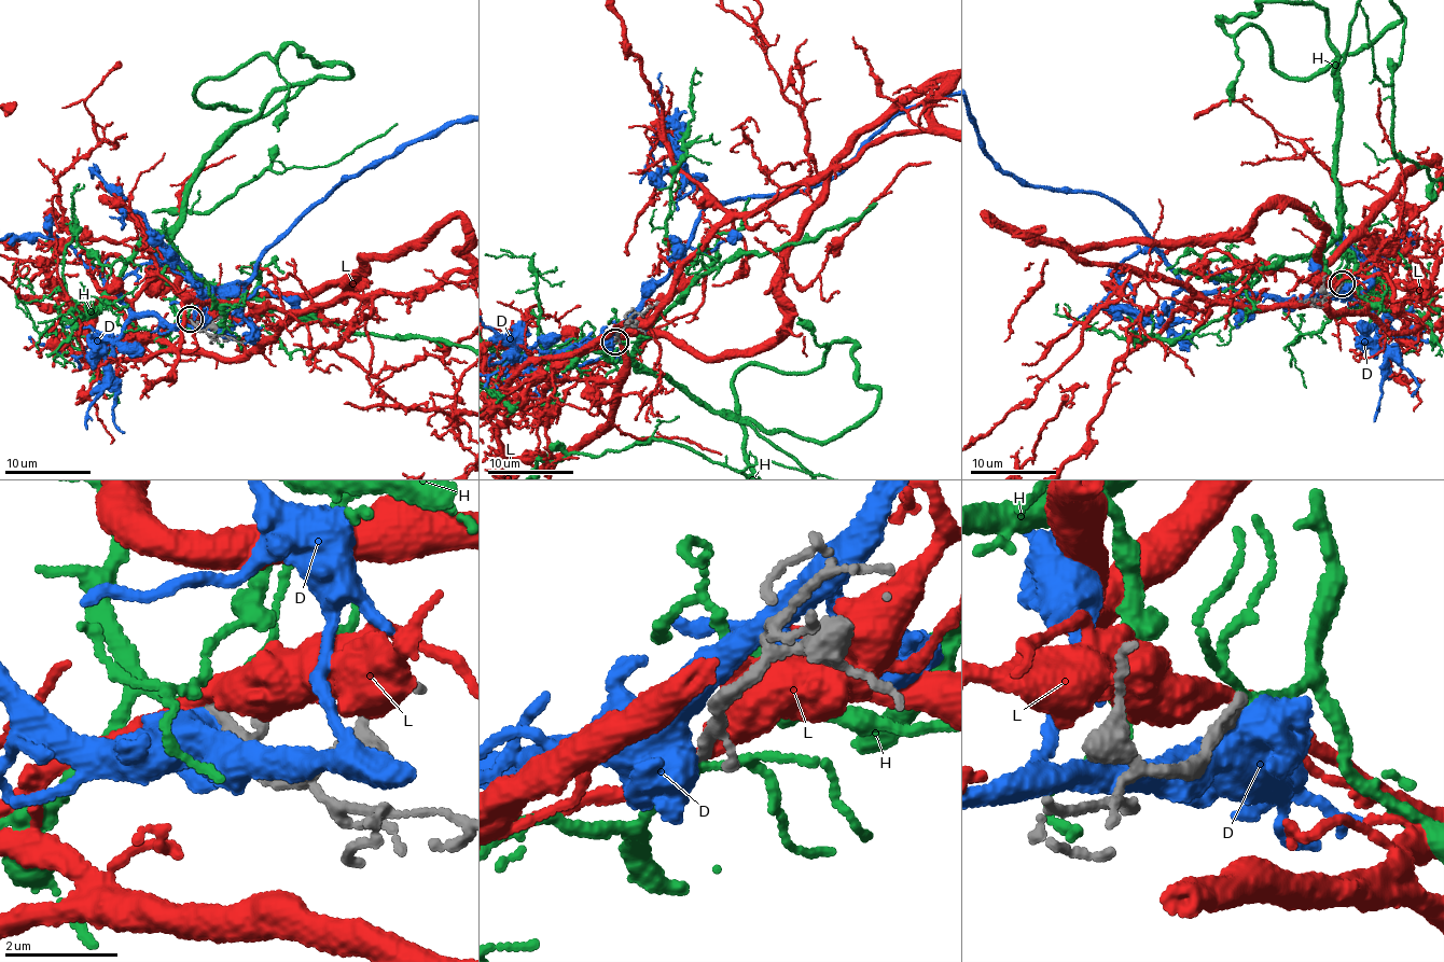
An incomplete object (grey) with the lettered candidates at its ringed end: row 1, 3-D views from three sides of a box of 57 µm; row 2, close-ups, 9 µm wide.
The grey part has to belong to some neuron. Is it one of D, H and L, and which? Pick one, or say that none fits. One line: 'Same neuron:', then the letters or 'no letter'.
Same neuron: H

